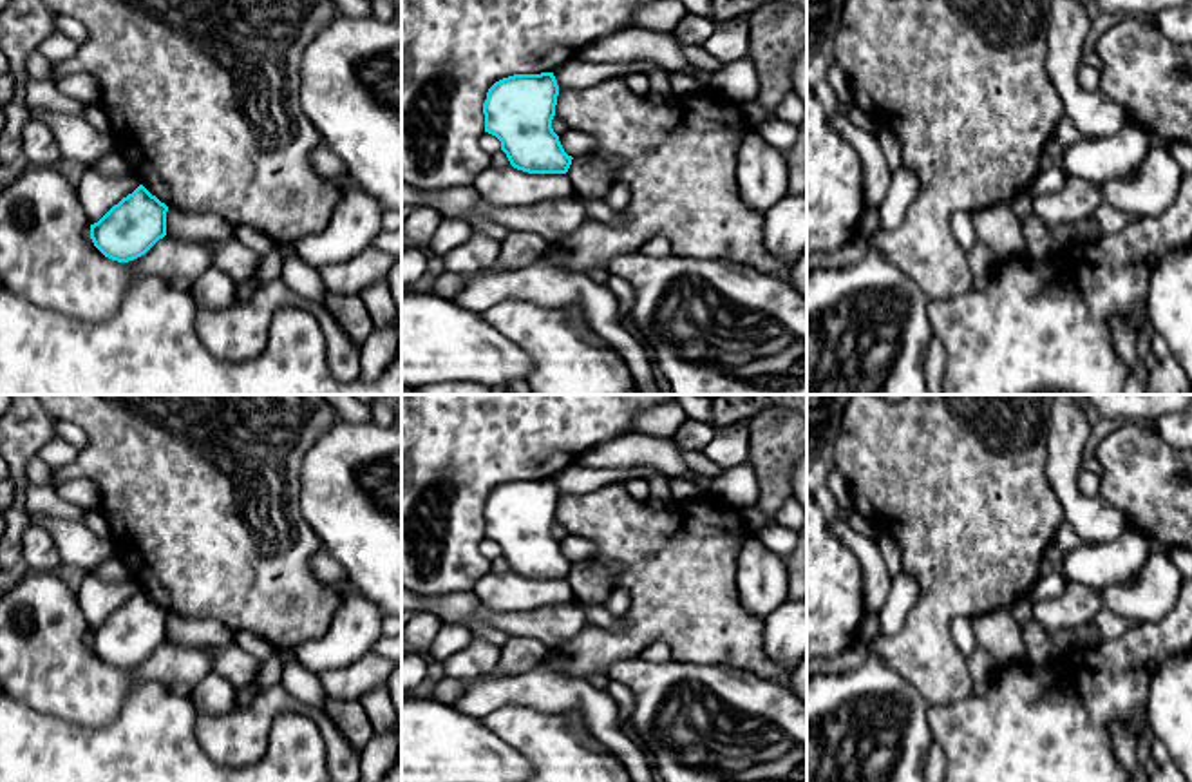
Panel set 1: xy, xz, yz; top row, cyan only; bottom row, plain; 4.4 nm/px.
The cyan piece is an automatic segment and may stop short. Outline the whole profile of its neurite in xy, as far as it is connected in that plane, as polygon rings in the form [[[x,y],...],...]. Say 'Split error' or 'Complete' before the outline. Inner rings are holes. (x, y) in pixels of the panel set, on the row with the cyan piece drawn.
Complete. [[[143,185],[90,224],[94,246],[109,259],[128,262],[166,235],[168,206]]]

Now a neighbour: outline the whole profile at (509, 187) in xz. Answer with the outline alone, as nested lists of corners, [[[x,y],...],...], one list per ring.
[[[488,168],[474,183],[479,197],[497,208],[534,206],[575,196],[568,174],[528,174],[514,168]]]

